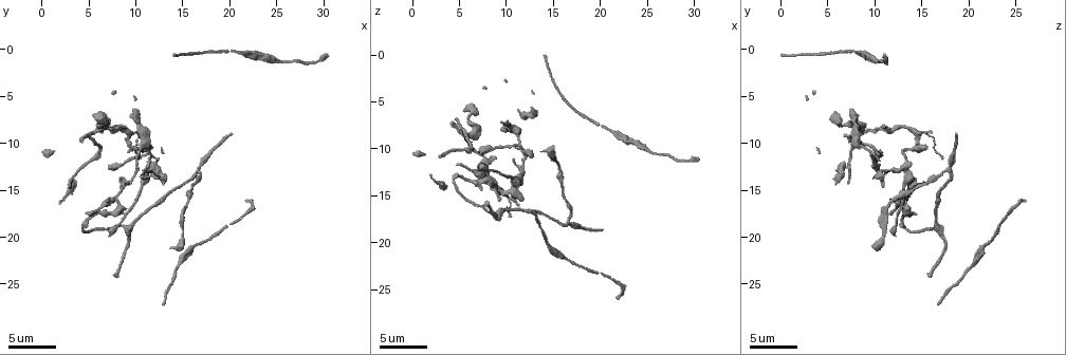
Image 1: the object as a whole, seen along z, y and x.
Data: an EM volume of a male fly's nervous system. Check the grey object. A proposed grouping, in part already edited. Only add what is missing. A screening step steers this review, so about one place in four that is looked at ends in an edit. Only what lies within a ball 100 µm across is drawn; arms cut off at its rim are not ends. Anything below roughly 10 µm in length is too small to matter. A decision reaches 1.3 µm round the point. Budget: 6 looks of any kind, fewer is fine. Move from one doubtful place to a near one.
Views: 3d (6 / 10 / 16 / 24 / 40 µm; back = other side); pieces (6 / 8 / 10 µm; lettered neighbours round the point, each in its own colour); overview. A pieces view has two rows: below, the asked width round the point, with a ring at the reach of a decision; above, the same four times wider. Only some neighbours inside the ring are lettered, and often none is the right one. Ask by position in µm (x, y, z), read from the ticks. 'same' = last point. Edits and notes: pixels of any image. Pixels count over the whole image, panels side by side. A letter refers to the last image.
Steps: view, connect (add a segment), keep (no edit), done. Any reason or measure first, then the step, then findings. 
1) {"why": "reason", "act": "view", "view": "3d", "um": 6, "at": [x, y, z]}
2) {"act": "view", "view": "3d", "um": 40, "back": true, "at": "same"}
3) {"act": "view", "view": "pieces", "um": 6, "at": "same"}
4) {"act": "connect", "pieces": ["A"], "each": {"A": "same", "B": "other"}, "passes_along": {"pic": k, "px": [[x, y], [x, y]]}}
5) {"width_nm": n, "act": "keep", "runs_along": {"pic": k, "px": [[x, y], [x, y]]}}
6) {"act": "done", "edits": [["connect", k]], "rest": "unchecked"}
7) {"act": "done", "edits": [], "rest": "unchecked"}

{"why": "end of a long branch", "act": "view", "view": "pieces", "um": 10, "at": [22.0, 16.0, 25.6]}

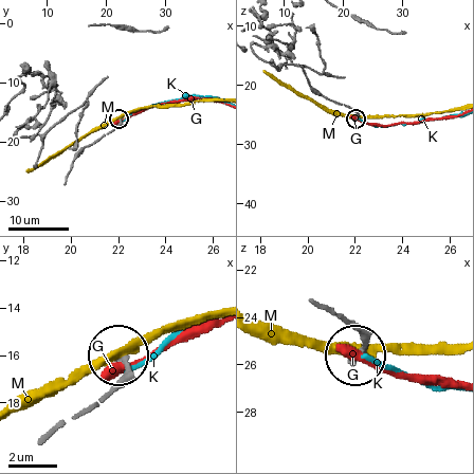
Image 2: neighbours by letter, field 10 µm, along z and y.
{"width_nm": 230, "act": "keep", "each": {"G": "other", "K": "other", "M": "other"}, "found": "no lettered segment goes on from it"}

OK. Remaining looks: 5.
{"why": "free end", "act": "view", "view": "pieces", "um": 6, "at": [20.2, 9.0, 18.6]}

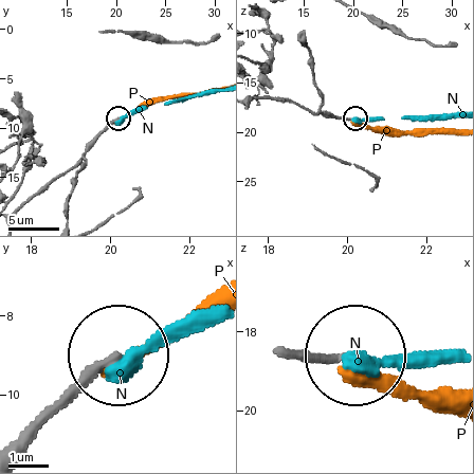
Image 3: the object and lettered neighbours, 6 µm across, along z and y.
{"act": "keep", "each": {"N": "other", "P": "other"}, "runs_along": {"pic": 3, "px": [[254, 98], [281, 97], [314, 112], [354, 117]]}, "found": "none of them fits"}

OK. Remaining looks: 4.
{"why": "branch stops here", "act": "view", "view": "3d", "um": 6, "at": [9.0, 14.2, 15.2]}

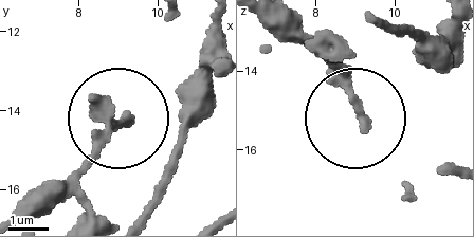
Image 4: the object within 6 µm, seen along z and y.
{"act": "view", "view": "pieces", "um": 8, "at": [9.15, 14.25, 15.35]}

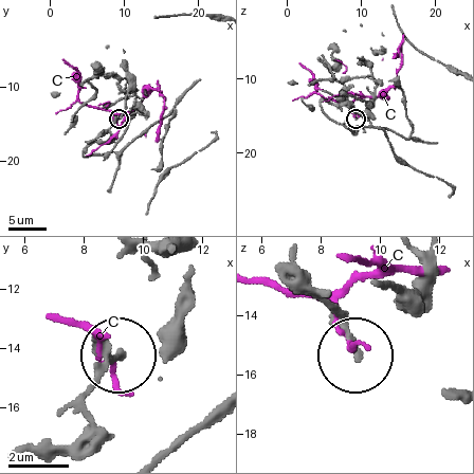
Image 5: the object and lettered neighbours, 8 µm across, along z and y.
{"width_nm": 200, "act": "keep", "each": {"C": "other"}, "found": "no lettered segment goes on from it"}

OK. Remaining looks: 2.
{"act": "done", "edits": [], "rest": "unchecked"}

